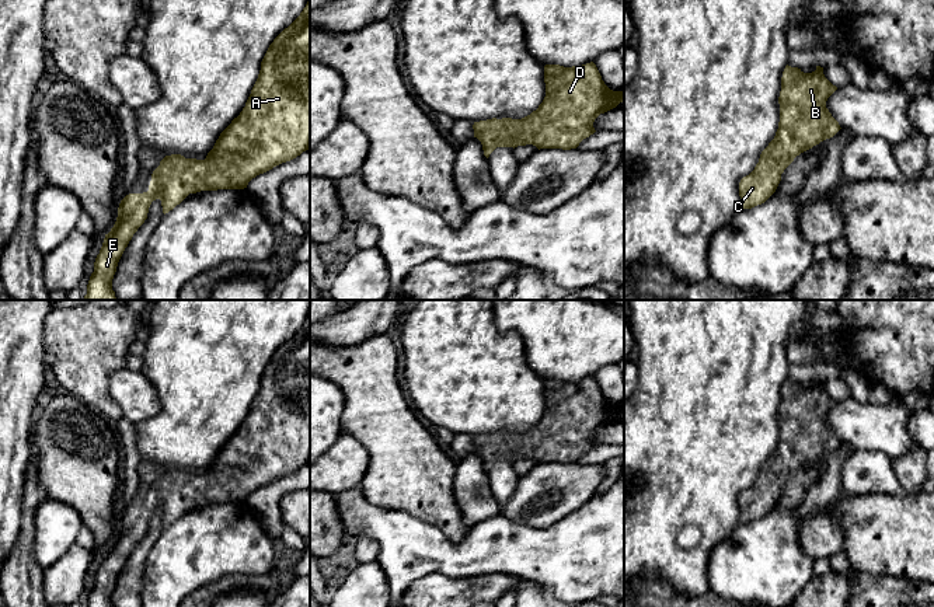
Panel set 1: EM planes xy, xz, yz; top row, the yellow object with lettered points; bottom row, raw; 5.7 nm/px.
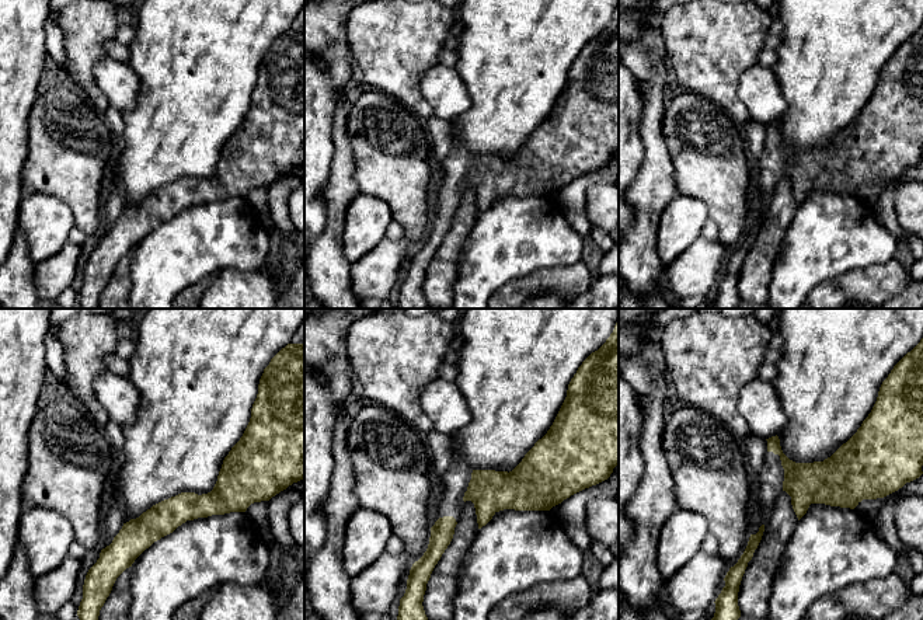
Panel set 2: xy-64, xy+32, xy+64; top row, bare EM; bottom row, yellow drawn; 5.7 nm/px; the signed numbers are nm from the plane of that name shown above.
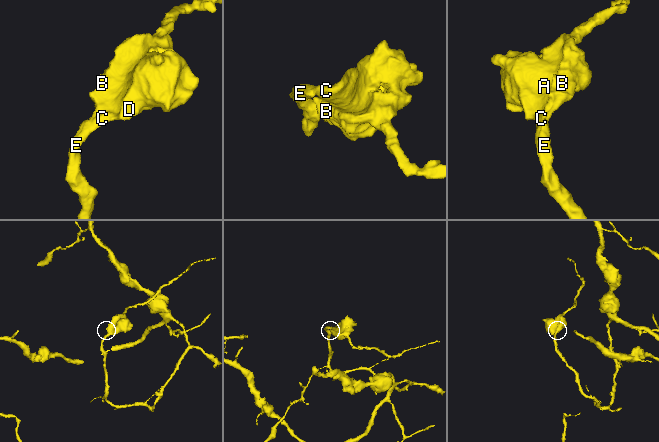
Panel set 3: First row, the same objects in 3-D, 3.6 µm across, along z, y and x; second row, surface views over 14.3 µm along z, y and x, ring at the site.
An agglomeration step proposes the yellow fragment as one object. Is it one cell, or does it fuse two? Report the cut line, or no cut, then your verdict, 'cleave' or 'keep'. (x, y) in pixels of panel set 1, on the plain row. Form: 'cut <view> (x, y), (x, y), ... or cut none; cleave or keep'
cut none; keep

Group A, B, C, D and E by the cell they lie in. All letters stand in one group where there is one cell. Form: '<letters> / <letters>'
A B C D E

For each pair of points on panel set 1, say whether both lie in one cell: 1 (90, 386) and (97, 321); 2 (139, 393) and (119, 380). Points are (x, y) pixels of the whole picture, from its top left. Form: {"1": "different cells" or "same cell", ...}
{"1": "same cell", "2": "same cell"}

